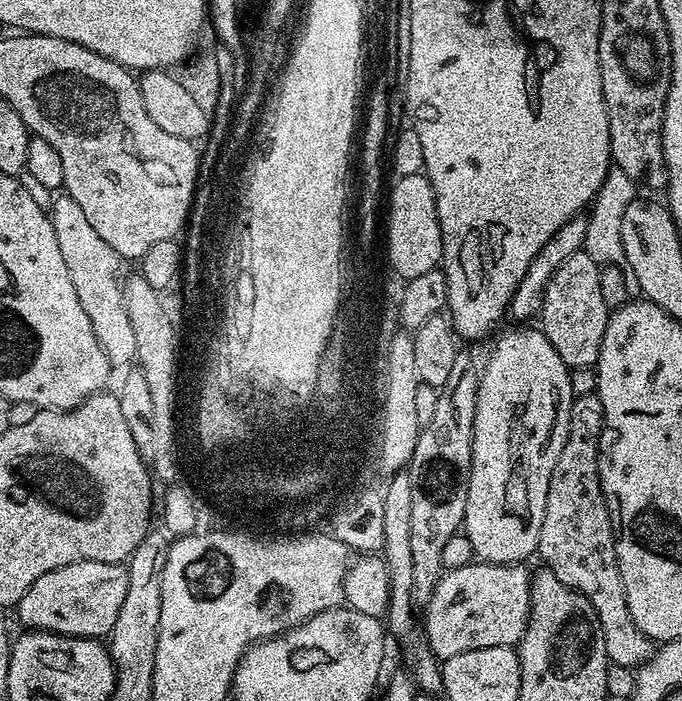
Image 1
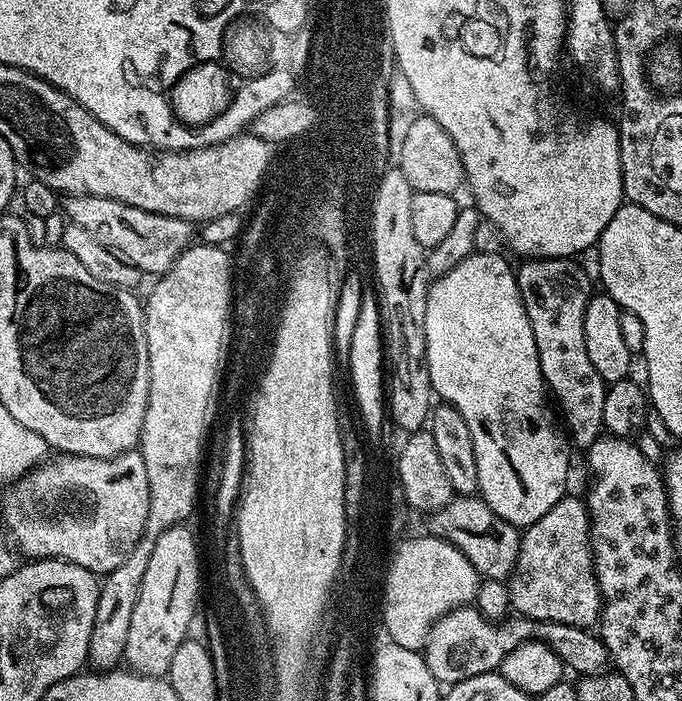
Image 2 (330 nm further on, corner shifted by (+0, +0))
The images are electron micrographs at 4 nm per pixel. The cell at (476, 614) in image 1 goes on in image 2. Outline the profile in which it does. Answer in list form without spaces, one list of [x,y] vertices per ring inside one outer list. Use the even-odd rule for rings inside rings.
[[[566,494],[557,504],[550,506],[538,522],[523,529],[520,537],[520,549],[516,559],[516,569],[506,583],[512,608],[529,620],[549,620],[562,622],[570,626],[591,629],[600,618],[600,587],[596,581],[596,571],[592,561],[592,543],[590,542],[590,518],[588,506],[583,499]]]

